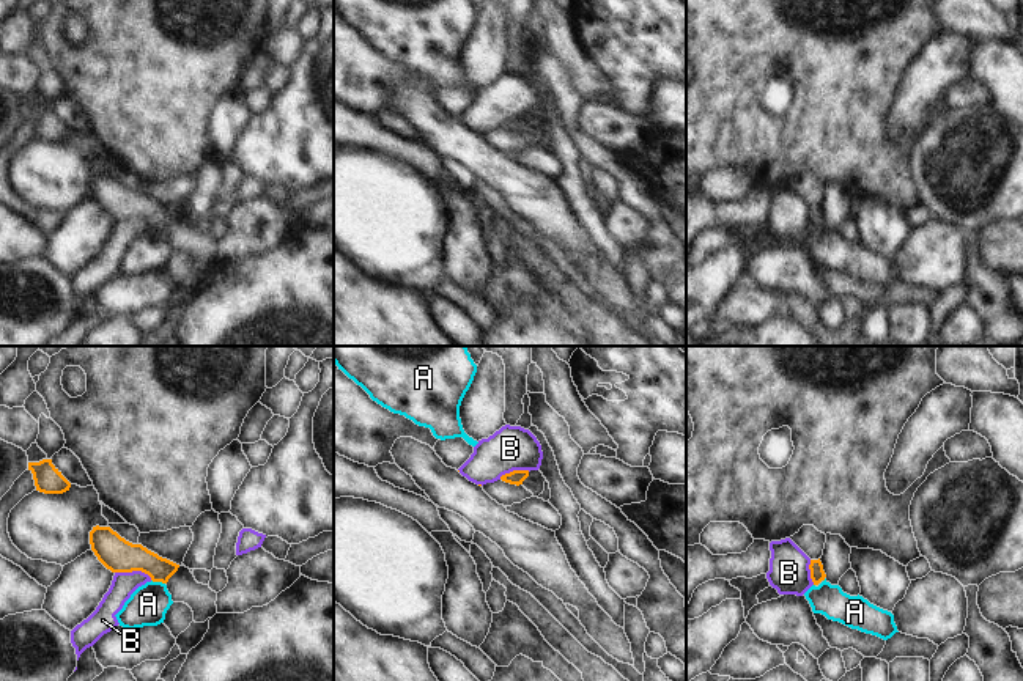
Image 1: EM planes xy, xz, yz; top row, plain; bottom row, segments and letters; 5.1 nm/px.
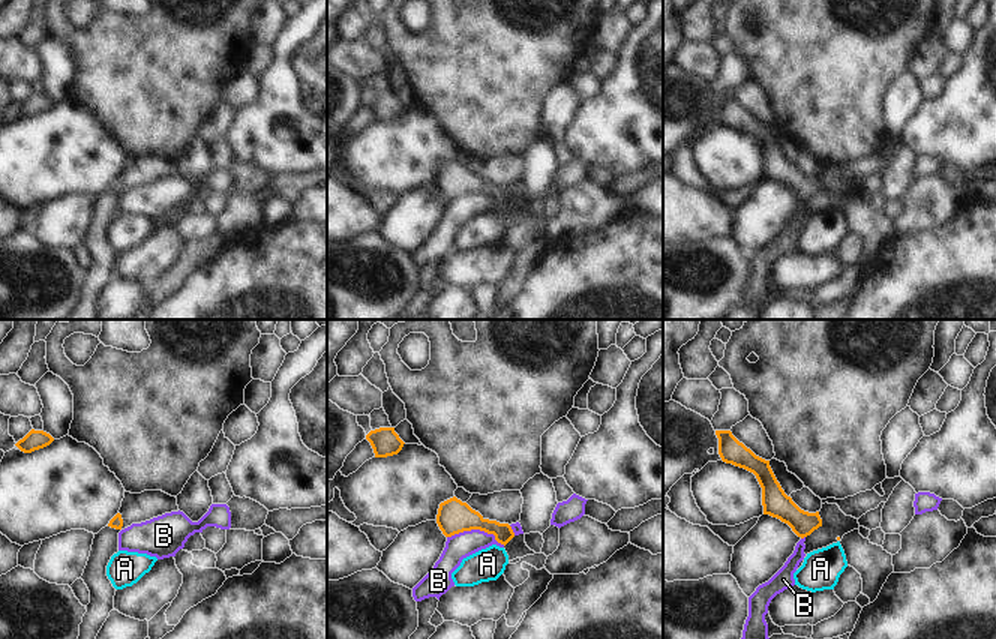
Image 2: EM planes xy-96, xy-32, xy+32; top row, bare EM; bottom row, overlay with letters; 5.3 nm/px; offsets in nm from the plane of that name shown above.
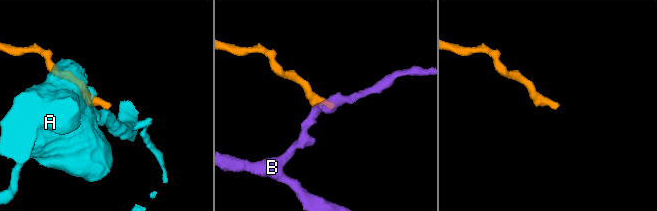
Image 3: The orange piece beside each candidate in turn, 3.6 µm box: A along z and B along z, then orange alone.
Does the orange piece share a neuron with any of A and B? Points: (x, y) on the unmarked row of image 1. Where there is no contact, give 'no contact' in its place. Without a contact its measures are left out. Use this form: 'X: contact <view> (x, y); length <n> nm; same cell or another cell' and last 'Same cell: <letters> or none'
A: contact xy (158, 228); length 80 nm; another cell
B: contact xy (134, 217); length 200 nm; another cell
Same cell: none

